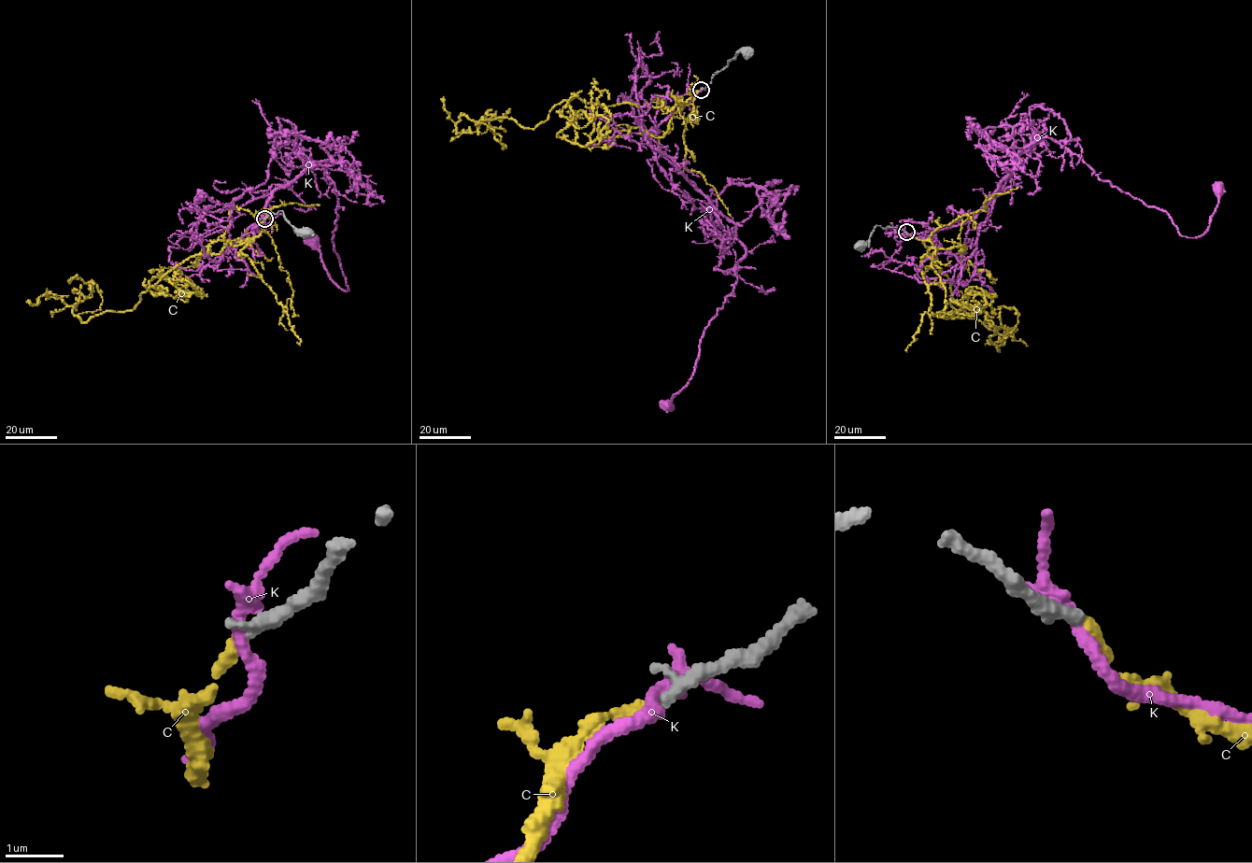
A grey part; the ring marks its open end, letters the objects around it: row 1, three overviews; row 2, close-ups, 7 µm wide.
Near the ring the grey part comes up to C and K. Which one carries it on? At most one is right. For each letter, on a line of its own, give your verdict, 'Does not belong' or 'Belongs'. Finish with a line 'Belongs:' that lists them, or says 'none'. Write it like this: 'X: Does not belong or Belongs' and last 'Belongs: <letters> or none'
C: Belongs
K: Does not belong
Belongs: C

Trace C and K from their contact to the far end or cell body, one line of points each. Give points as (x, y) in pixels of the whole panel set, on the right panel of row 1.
C: (905, 232), (934, 249), (951, 305), (992, 330), (999, 350), (1018, 312), (990, 313)
K: (904, 231), (970, 256), (995, 190), (1043, 136), (1163, 210), (1180, 234), (1207, 229), (1217, 190)

